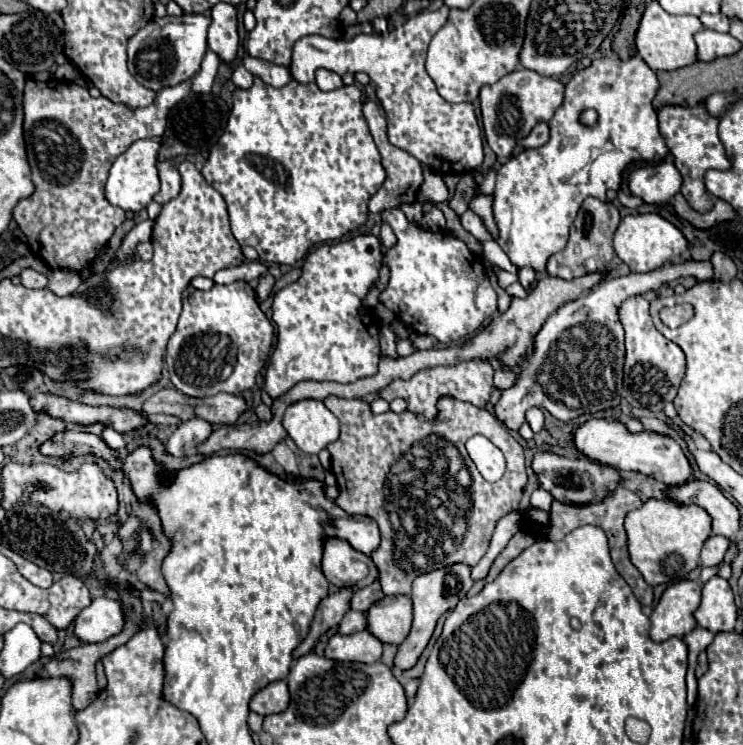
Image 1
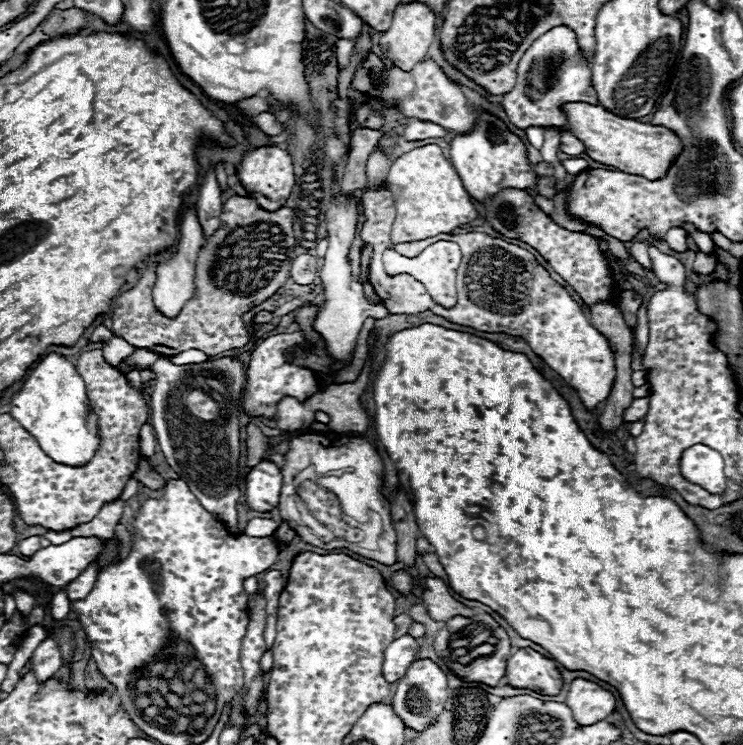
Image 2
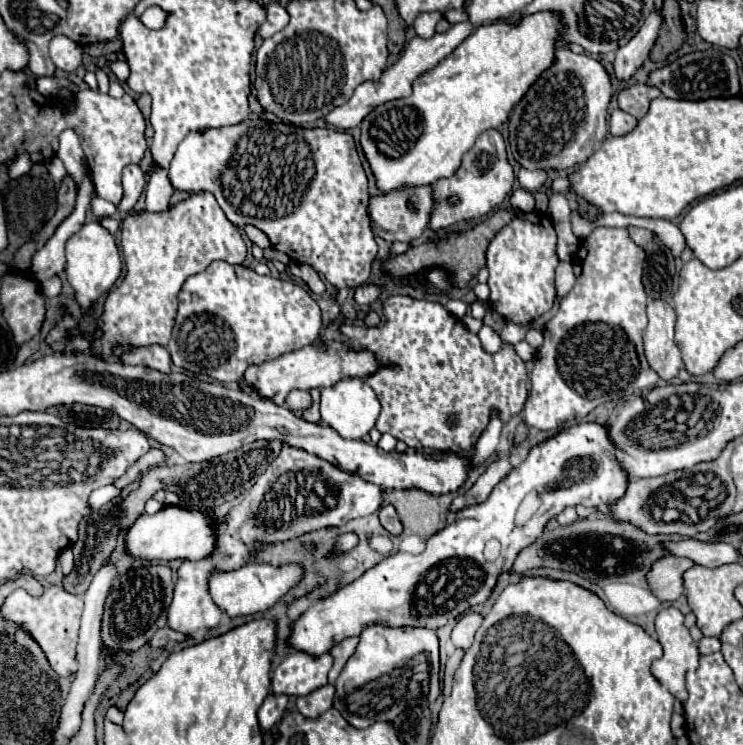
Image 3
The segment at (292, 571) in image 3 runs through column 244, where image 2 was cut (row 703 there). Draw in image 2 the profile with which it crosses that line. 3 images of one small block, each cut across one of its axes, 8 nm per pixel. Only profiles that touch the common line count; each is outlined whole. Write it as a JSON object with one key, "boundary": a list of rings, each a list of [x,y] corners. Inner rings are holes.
{"boundary":[[[576,678],[570,684],[566,704],[580,726],[590,726],[606,720],[606,716],[614,712],[616,698],[602,686],[584,678]]]}

